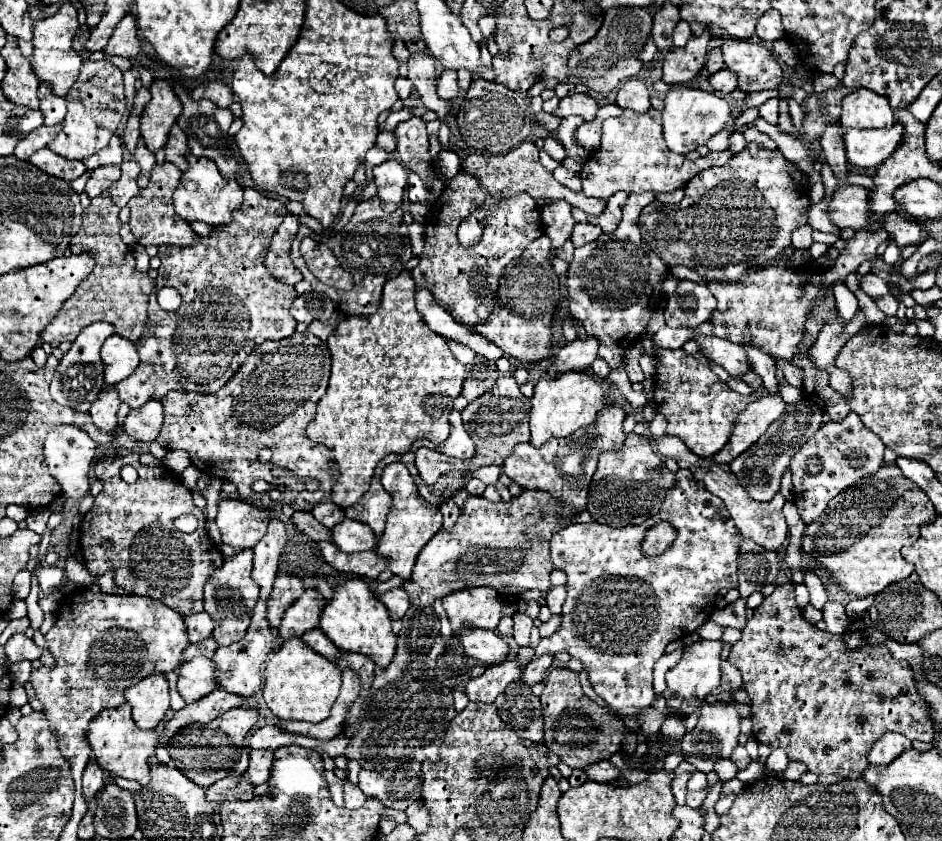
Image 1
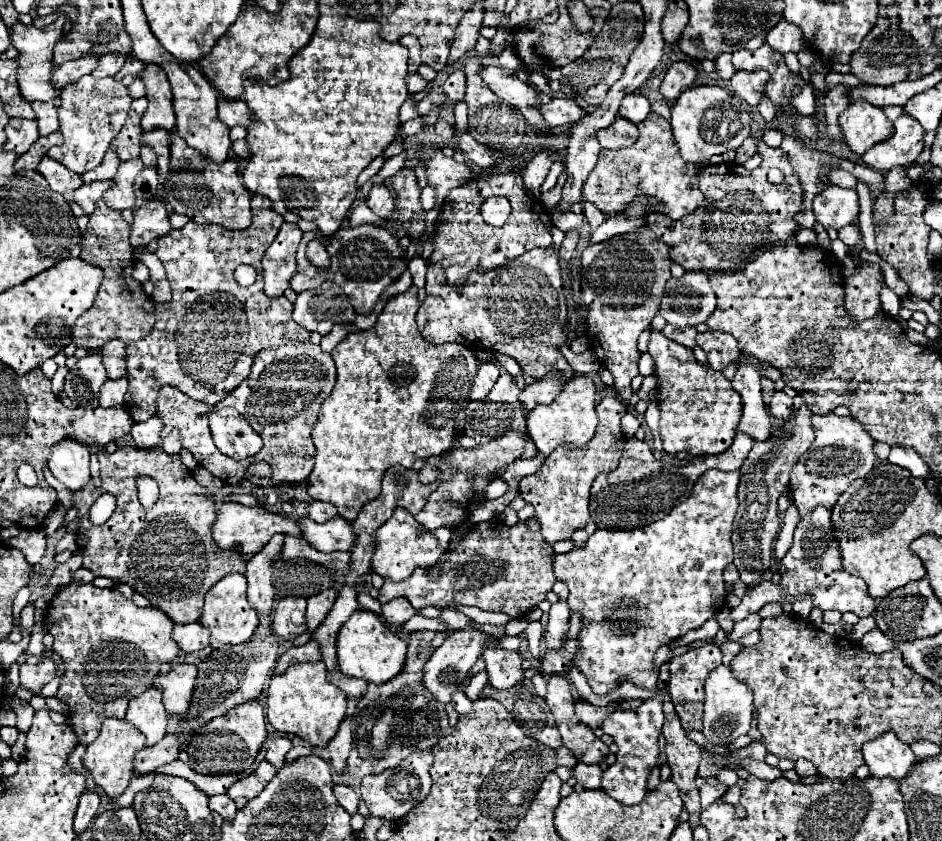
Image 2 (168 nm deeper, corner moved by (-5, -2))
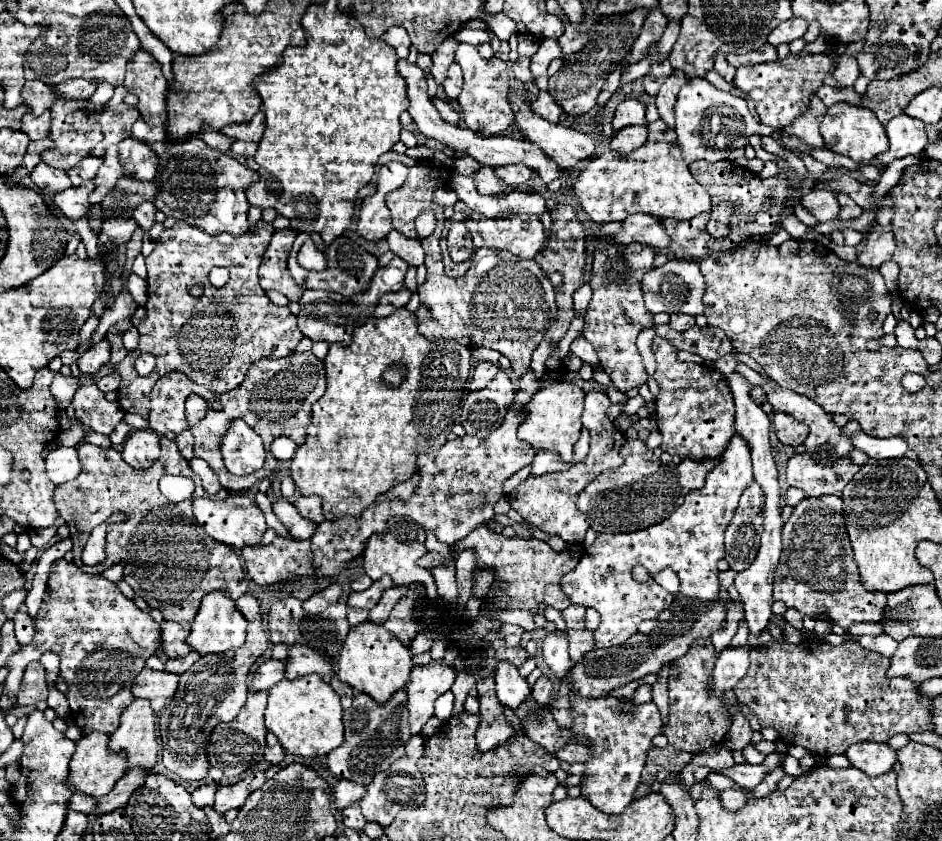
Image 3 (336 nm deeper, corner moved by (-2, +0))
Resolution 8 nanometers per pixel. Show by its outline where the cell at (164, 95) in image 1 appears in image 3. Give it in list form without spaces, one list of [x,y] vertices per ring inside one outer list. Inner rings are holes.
[[[139,50],[127,64],[125,86],[139,98],[139,112],[147,126],[161,126],[167,122],[167,80],[161,74],[159,62]]]

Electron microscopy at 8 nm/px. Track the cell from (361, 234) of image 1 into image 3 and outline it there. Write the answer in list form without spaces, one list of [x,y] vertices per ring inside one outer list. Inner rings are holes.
[[[339,236],[333,244],[329,244],[325,248],[325,254],[327,254],[327,268],[321,272],[321,274],[309,274],[307,270],[303,270],[297,260],[293,258],[293,252],[291,252],[291,258],[289,258],[289,274],[295,278],[295,282],[299,282],[299,286],[305,286],[305,288],[319,288],[319,290],[331,290],[331,292],[339,292],[343,296],[355,296],[355,294],[363,294],[367,292],[369,284],[371,284],[371,278],[375,276],[377,268],[379,268],[379,260],[375,256],[371,256],[369,252],[365,252],[363,256],[365,258],[357,258],[357,242],[347,238],[347,236]]]

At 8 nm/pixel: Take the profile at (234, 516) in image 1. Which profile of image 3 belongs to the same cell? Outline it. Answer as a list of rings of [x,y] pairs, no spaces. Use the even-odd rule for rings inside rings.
[[[231,494],[227,500],[209,500],[209,498],[193,498],[195,508],[195,520],[205,528],[205,532],[227,546],[233,546],[235,550],[241,550],[243,546],[255,546],[261,542],[267,524],[261,508],[245,494]]]

